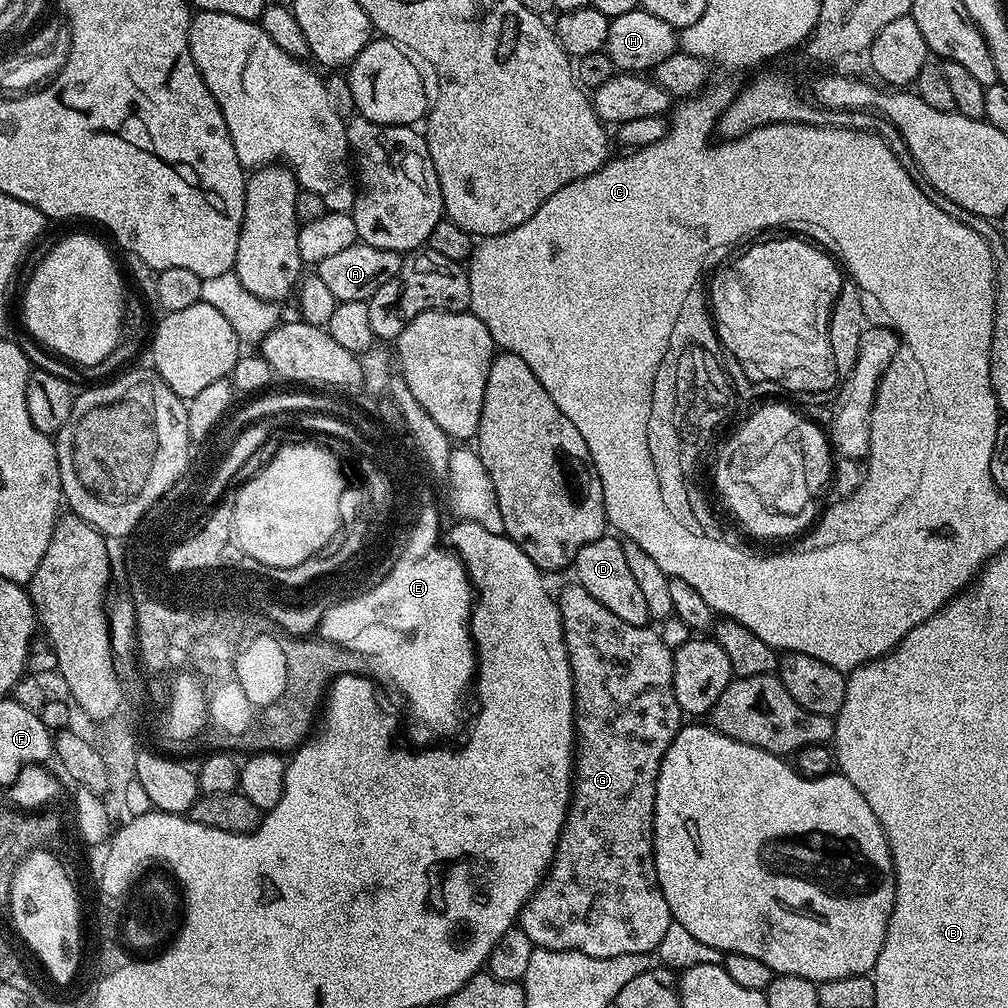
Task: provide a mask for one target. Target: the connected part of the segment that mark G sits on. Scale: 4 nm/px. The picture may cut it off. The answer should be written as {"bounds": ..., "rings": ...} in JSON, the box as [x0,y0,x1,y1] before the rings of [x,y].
{"bounds":[518,582,682,958],"rings":[[[569,582],[558,592],[560,617],[566,650],[570,658],[572,685],[576,699],[576,755],[574,757],[574,779],[572,781],[572,802],[568,805],[568,816],[564,820],[564,829],[560,832],[560,841],[556,844],[556,857],[552,866],[536,888],[535,894],[524,903],[518,917],[518,926],[530,938],[533,946],[550,951],[580,951],[590,958],[615,958],[620,954],[652,954],[663,945],[666,930],[673,921],[670,906],[666,906],[666,894],[662,894],[662,886],[658,886],[658,870],[654,866],[654,842],[652,841],[652,823],[654,822],[654,802],[656,801],[656,783],[662,766],[662,758],[674,742],[676,733],[682,727],[682,713],[674,698],[672,685],[672,653],[673,649],[662,642],[659,631],[652,626],[630,626],[630,622],[622,622],[615,614],[610,614],[598,598],[590,598],[581,584]]]}

